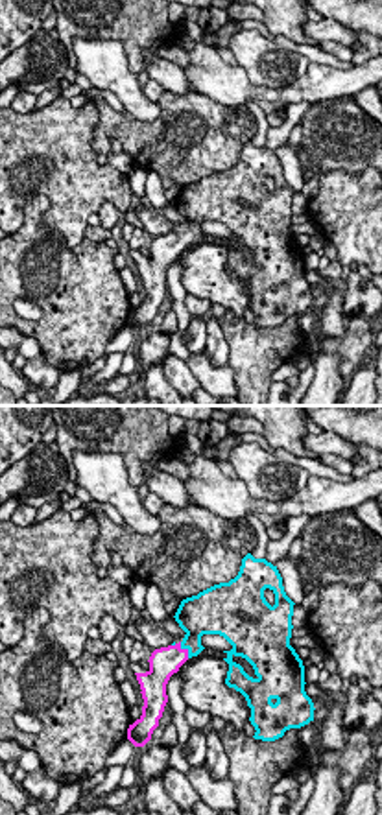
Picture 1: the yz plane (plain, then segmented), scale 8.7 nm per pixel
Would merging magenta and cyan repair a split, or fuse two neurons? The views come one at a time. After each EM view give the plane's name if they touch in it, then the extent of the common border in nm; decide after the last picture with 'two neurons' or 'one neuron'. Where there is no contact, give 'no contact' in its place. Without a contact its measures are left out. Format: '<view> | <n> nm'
yz | 170 nm

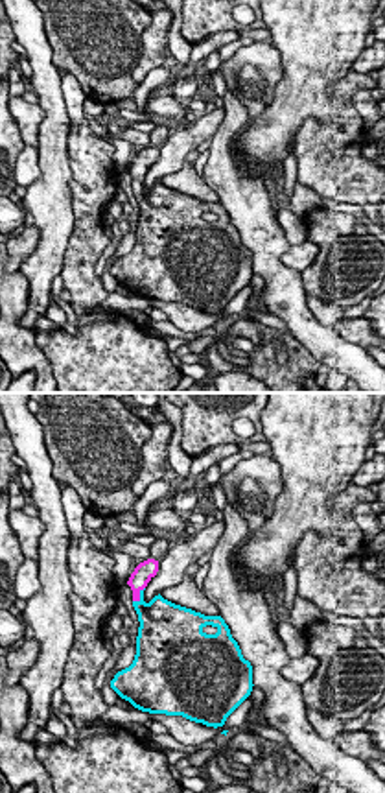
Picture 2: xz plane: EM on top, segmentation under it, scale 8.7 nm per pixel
xz | 180 nm

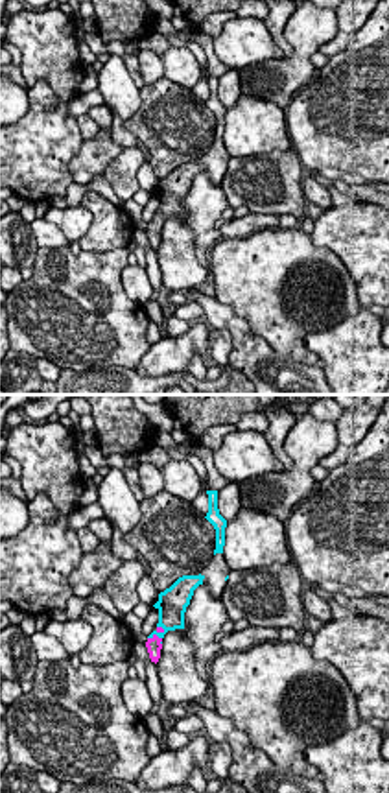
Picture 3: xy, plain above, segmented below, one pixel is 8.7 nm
xy | 180 nm

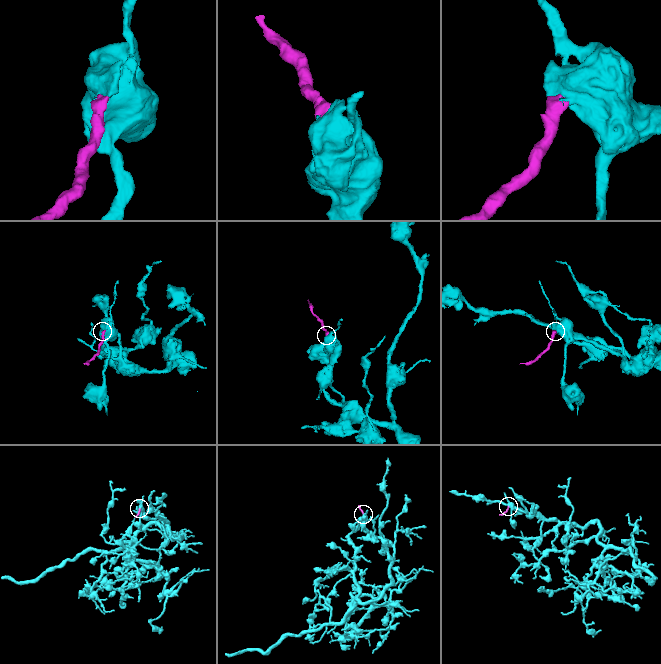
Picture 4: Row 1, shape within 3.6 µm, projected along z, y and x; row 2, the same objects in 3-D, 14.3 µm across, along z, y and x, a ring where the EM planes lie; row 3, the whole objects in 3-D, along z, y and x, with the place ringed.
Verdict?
one neuron

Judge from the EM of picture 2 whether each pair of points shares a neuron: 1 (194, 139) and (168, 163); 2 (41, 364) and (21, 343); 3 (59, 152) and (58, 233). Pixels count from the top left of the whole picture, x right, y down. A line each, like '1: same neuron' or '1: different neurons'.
1: same neuron
2: same neuron
3: same neuron

